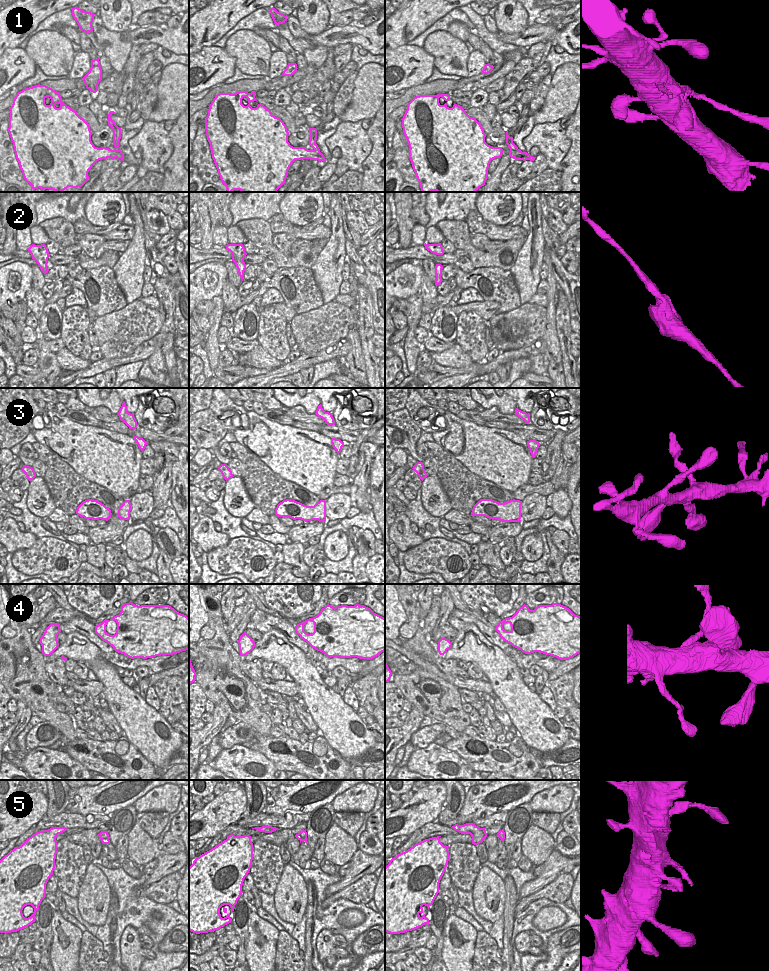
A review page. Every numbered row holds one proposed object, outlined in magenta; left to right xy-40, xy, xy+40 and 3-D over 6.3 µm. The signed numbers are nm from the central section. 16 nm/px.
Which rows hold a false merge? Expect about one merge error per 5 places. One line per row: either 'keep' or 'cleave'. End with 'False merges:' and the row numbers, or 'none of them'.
1: cleave
2: keep
3: keep
4: cleave
5: keep
False merges: 1, 4

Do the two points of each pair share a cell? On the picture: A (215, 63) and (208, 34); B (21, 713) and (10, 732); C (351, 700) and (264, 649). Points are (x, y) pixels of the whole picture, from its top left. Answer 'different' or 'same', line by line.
A: different
B: same
C: different

